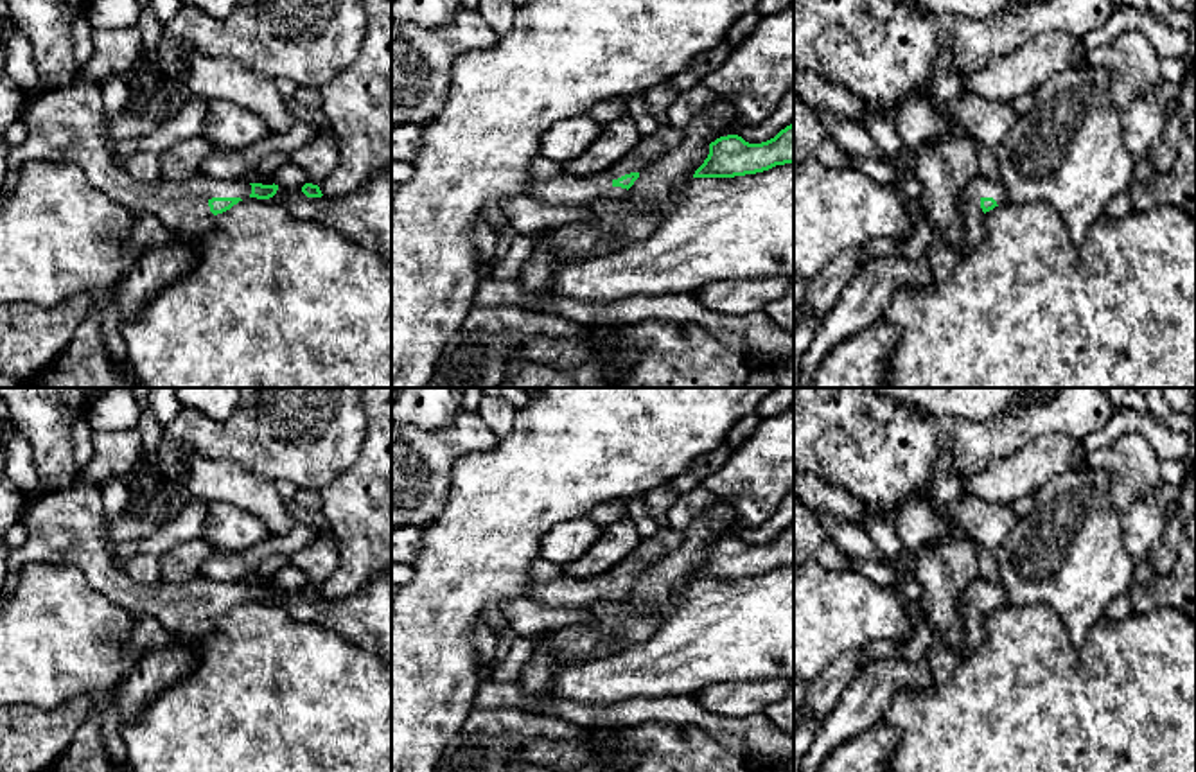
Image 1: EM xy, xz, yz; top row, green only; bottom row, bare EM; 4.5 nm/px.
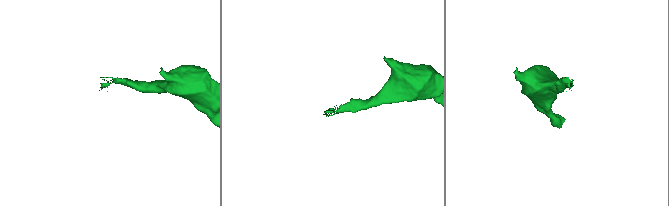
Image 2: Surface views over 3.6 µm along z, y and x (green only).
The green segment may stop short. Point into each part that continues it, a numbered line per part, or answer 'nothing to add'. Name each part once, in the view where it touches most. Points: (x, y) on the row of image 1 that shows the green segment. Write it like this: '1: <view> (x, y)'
1: xy (65, 124)

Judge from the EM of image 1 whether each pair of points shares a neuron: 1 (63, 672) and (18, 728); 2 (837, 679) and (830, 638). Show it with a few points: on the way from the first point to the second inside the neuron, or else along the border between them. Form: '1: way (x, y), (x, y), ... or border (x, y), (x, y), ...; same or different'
1: border (76, 697), (47, 710), (18, 704); different
2: border (861, 647), (839, 654), (812, 681); different

